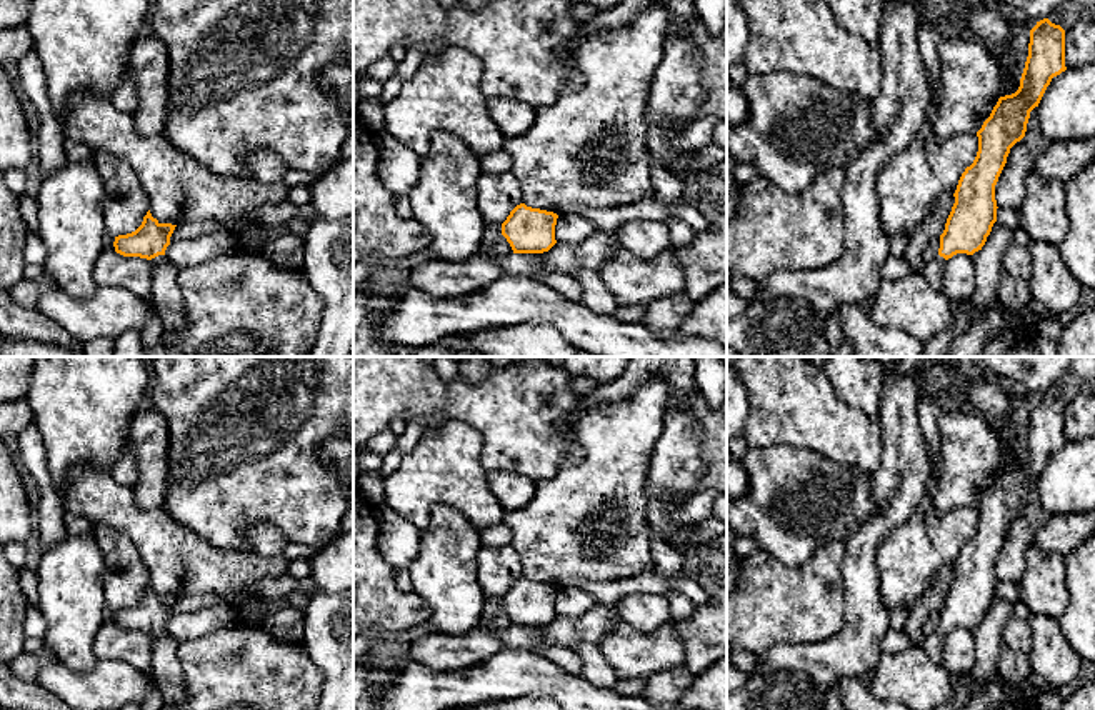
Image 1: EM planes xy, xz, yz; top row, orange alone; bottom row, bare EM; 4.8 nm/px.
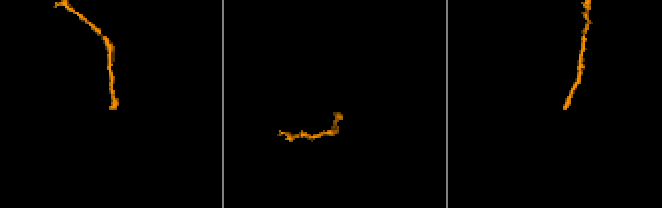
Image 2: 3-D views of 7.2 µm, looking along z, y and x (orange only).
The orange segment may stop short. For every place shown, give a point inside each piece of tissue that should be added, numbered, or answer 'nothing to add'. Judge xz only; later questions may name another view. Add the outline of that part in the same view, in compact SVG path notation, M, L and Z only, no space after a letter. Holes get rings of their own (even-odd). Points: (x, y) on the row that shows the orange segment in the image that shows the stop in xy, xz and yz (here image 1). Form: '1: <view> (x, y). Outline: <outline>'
nothing to add

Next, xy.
1: xy (165, 295). Outline: M165 255L152 258L153 280L148 302L157 310L165 333L180 337L185 327L183 295L177 277L178 268L172 265Z

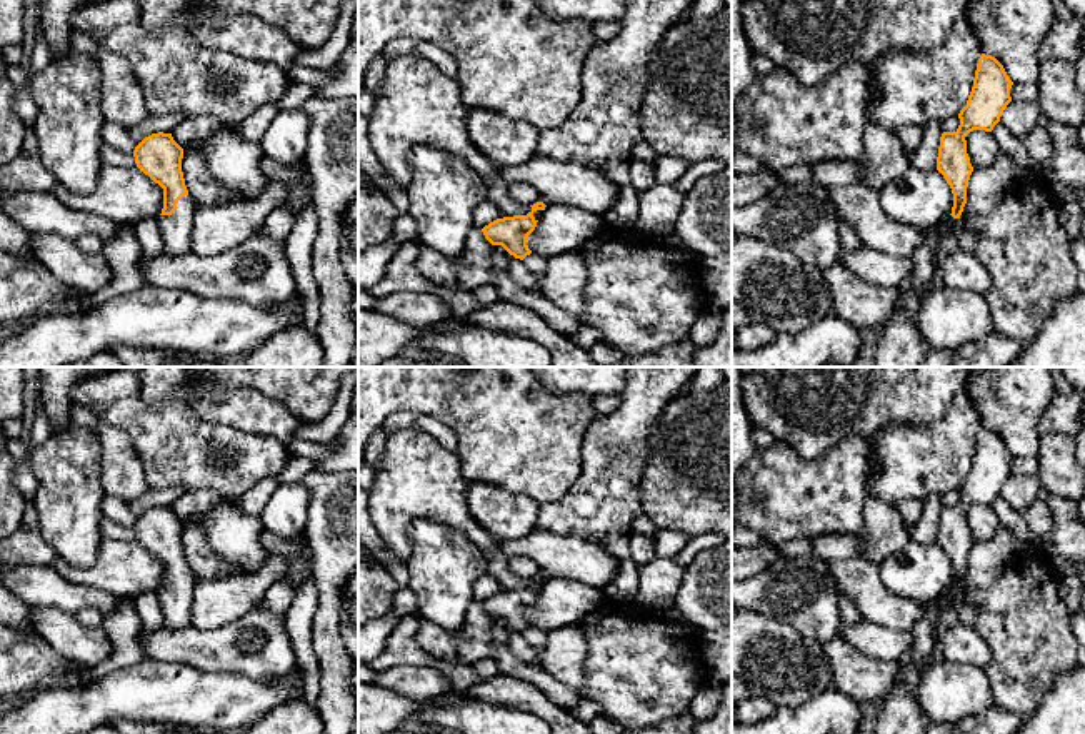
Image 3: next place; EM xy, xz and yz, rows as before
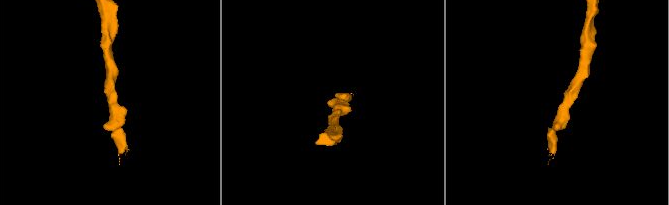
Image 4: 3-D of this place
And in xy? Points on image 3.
1: xy (175, 229). Outline: M188 194L178 200L177 210L172 215L157 217L165 252L172 255L190 252L190 235L193 230L195 209L197 204Z

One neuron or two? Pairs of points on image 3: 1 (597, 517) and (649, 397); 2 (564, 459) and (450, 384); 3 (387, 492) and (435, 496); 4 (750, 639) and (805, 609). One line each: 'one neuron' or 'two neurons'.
1: one neuron
2: one neuron
3: one neuron
4: two neurons

